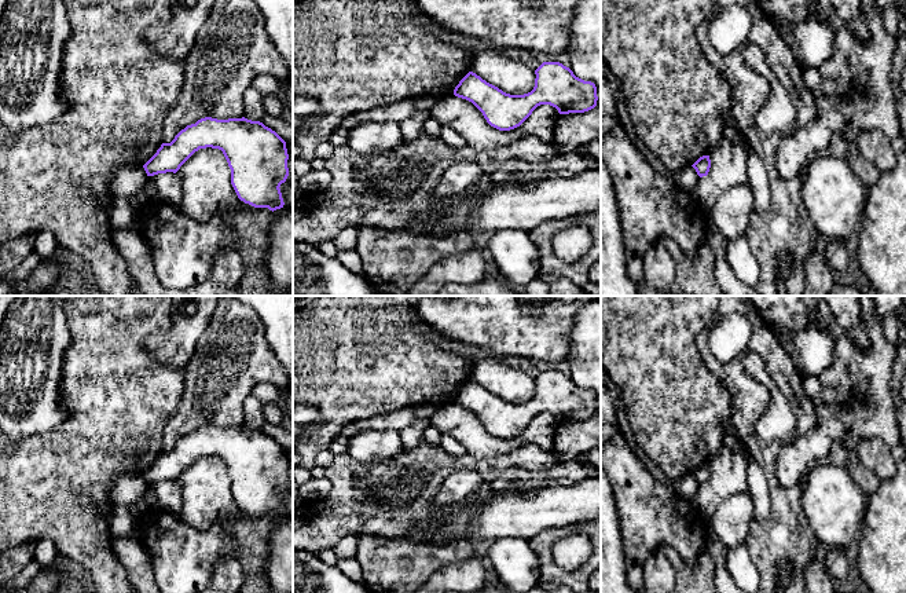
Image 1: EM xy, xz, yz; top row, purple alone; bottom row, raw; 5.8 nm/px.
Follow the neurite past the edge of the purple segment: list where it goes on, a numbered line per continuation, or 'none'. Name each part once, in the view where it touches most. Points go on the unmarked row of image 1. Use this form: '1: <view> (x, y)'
none

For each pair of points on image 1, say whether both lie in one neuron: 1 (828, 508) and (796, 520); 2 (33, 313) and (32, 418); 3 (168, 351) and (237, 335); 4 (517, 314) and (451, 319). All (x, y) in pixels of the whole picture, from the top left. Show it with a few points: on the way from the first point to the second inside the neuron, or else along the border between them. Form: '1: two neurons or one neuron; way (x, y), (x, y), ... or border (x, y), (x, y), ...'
1: two neurons; border (799, 498), (809, 527), (820, 542)
2: one neuron; way (35, 339), (33, 392)
3: two neurons; border (211, 315), (191, 358), (183, 368)
4: one neuron; way (501, 314), (487, 314), (468, 319)

